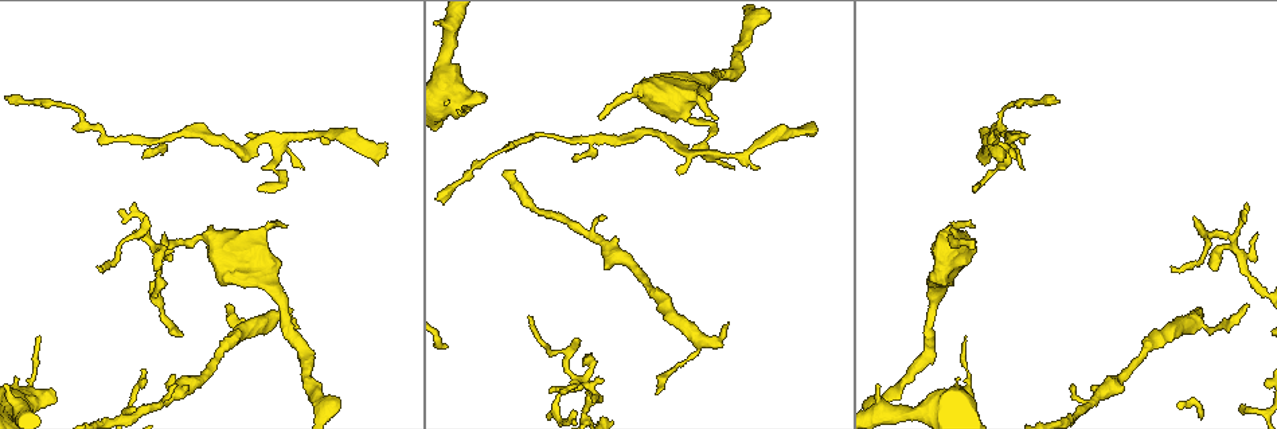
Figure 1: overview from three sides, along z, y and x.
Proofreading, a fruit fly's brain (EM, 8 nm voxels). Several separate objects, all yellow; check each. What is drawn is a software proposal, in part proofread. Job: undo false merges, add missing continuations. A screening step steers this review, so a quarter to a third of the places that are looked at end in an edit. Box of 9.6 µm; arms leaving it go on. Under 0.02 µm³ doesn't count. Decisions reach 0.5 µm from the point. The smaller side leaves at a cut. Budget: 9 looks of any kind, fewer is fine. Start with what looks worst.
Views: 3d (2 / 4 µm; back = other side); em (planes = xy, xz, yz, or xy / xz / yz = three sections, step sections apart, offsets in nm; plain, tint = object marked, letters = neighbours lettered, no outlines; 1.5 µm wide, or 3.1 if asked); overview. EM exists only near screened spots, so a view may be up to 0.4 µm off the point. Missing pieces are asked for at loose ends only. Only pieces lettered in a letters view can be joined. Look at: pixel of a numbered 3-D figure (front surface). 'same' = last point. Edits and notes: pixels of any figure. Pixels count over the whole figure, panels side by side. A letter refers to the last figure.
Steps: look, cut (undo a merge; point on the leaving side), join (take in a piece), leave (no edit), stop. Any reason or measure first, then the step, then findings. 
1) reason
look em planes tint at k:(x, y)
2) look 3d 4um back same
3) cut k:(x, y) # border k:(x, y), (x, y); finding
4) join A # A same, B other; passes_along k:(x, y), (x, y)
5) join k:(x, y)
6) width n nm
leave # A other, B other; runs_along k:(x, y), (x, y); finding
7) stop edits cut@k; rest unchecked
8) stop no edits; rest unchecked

free end
look 3d 4um at 1:(1172, 270)

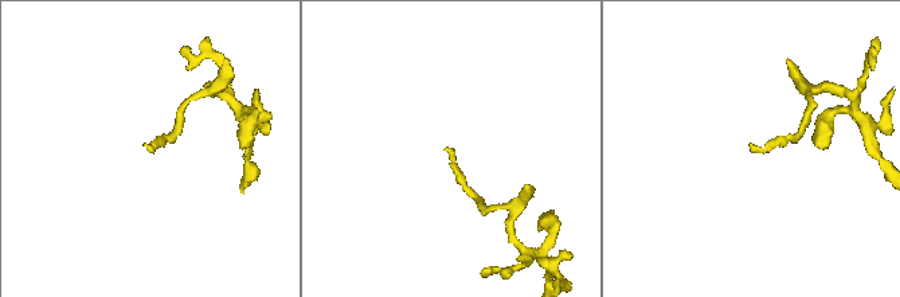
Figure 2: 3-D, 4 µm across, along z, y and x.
shape alone is not enough
look em planes letters at 2:(751, 144)

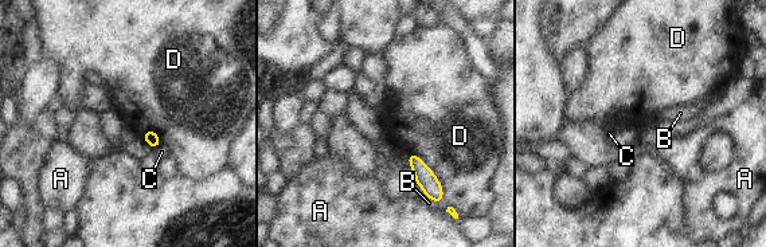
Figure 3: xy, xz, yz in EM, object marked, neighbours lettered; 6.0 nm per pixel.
leave # A other, B other, C other, D other; border 3:(407, 155), (433, 172), (444, 199); no lettered piece goes on from it

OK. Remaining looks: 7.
branch stops here
look 3d 4um at 1:(380, 158)

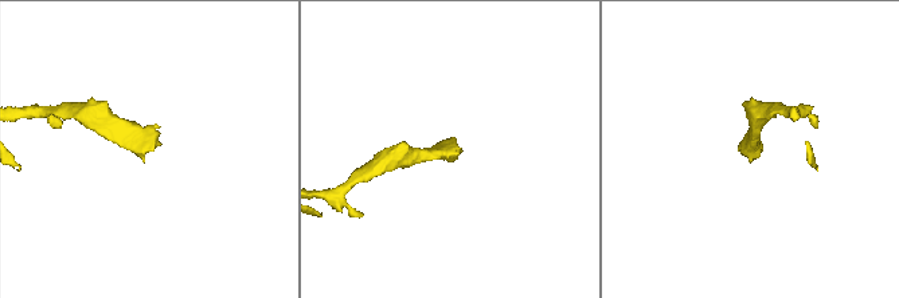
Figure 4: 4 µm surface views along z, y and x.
look em yz step 4 letters at 4:(740, 151)

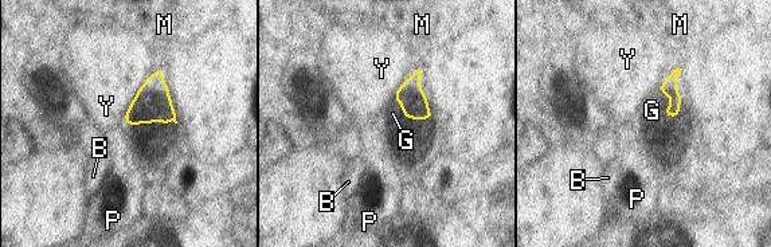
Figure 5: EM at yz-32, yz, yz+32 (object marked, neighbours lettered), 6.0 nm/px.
join G # B other, G same, M other, P other, Y other; passes_along 5:(669, 87), (670, 102), (652, 110); it goes on there

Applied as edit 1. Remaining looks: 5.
see it whole again
look overview

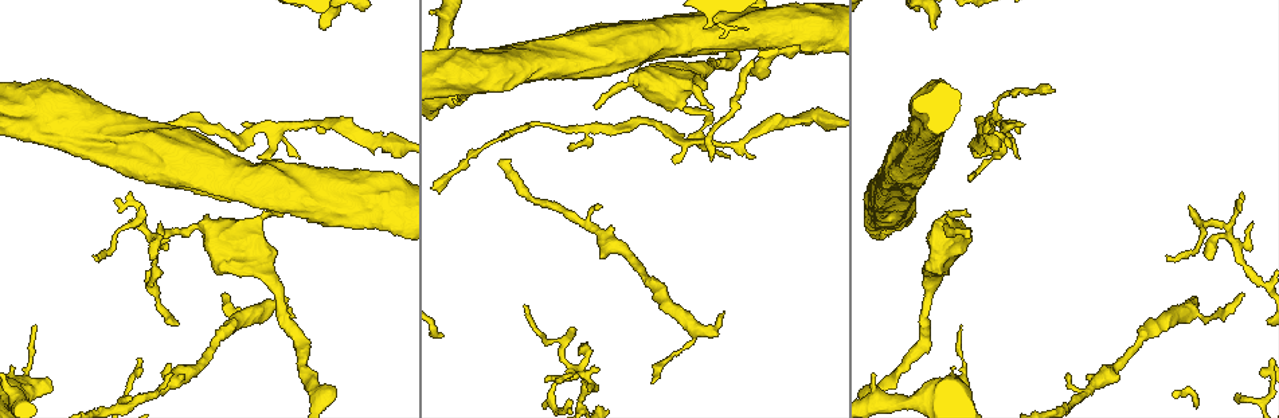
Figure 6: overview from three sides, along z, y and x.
thin end
look 3d 2um at 6:(591, 390)

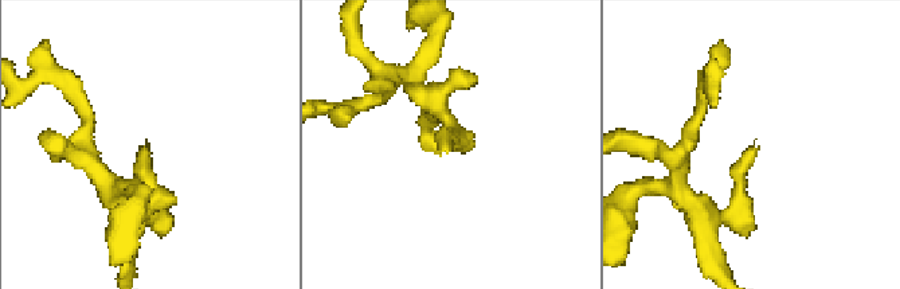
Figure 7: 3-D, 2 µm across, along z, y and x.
look em planes letters at 7:(441, 155)

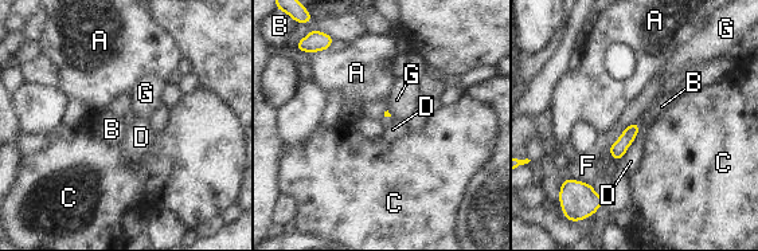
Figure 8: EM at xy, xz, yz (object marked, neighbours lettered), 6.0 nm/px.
leave # A other, B other, C other, D other, F other, G other; border 8:(635, 138), (620, 159), (612, 159); none of them fits

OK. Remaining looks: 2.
thin end
look em xy step 8 letters at 6:(1021, 124)

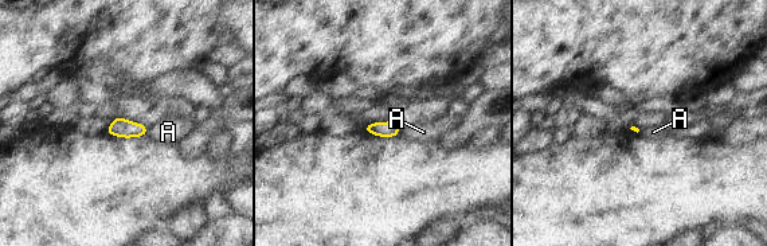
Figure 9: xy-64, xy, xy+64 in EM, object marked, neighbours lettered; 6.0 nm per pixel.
leave # A other; border 9:(149, 128), (145, 133); no lettered piece goes on from it

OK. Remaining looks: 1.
stop edits join@5; rest unchecked

